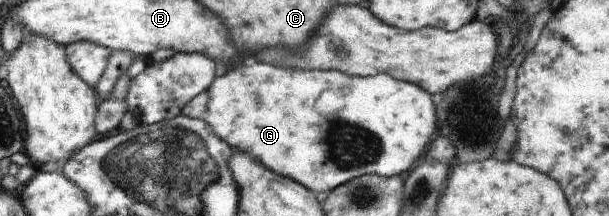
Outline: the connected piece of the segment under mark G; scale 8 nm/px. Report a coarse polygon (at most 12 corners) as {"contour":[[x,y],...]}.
{"contour":[[251,57],[207,89],[219,139],[318,193],[406,176],[436,105],[387,74]]}

